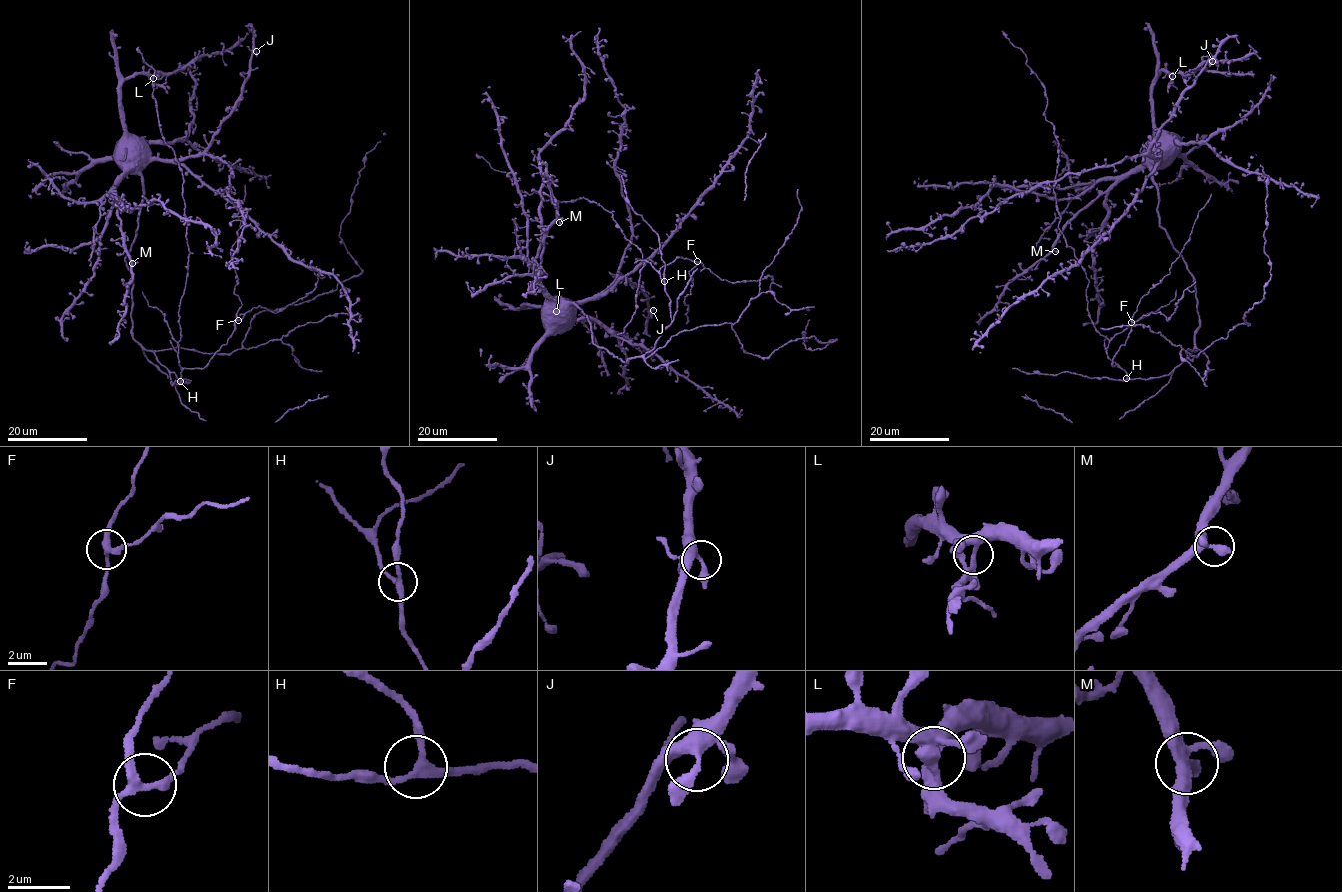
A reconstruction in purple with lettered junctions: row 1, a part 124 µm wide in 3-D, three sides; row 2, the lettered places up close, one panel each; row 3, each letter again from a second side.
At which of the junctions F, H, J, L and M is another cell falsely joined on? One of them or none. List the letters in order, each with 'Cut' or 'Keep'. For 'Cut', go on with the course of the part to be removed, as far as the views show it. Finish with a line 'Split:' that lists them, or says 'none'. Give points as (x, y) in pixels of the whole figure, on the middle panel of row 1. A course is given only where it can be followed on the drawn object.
F: Keep
H: Keep
J: Keep
L: Cut. Course of the part to remove: (556, 311), (574, 303)
M: Keep
Split: L

